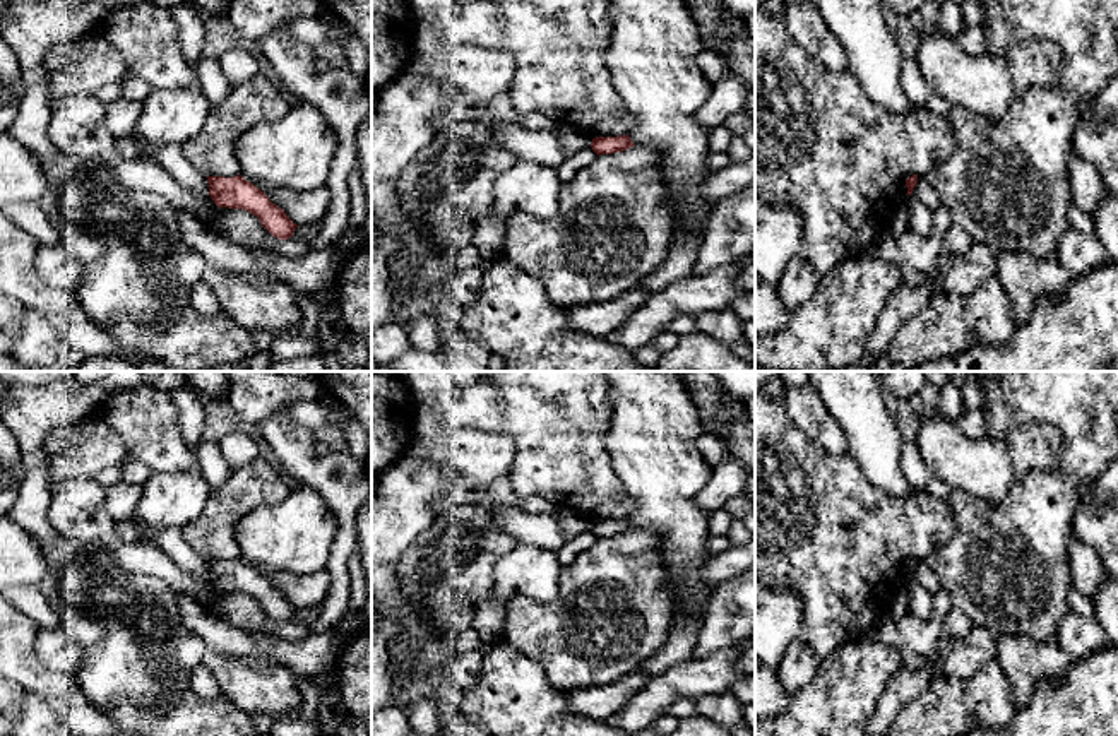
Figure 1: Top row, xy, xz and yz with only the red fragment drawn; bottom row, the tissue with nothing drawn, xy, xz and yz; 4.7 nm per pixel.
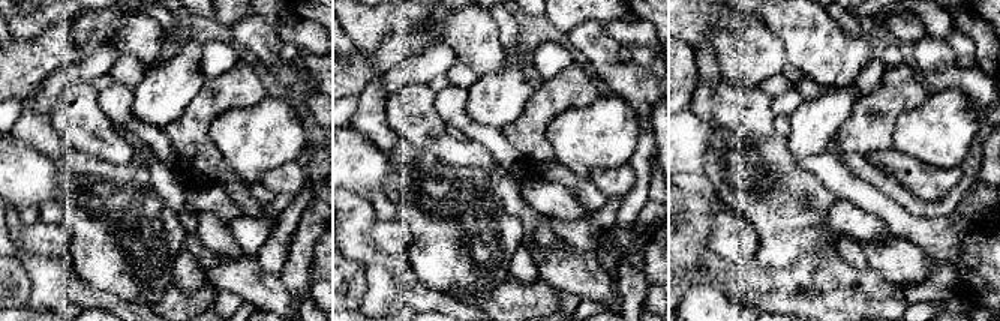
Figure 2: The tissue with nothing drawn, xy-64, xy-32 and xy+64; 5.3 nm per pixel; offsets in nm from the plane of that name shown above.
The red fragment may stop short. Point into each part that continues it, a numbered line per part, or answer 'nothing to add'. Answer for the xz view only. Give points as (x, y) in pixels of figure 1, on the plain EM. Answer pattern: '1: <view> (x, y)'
nothing to add

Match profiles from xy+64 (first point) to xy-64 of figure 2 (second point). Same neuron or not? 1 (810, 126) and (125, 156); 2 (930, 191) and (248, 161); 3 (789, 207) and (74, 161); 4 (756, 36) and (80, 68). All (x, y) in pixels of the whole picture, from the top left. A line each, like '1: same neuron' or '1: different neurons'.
1: different neurons
2: different neurons
3: same neuron
4: same neuron

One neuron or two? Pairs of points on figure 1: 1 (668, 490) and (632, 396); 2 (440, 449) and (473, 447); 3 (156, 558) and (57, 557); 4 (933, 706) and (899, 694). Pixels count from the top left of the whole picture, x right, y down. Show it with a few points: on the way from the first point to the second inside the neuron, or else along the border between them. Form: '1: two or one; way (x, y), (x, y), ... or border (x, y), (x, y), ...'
1: one; way (660, 466), (653, 449), (653, 420)
2: one; way (449, 449), (464, 449)
3: two; border (74, 540), (103, 550), (129, 572), (148, 574)
4: two; border (933, 678), (892, 718)

